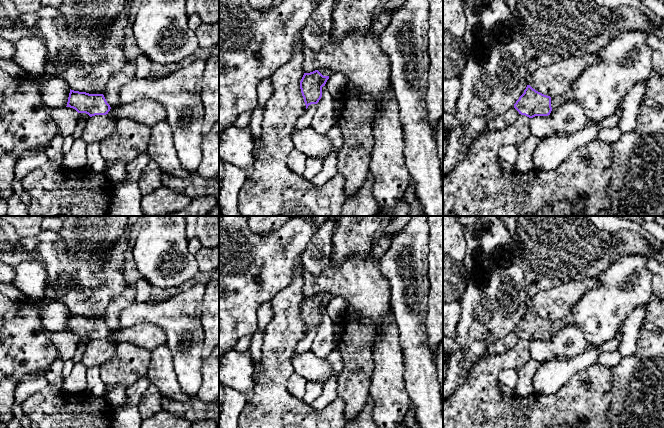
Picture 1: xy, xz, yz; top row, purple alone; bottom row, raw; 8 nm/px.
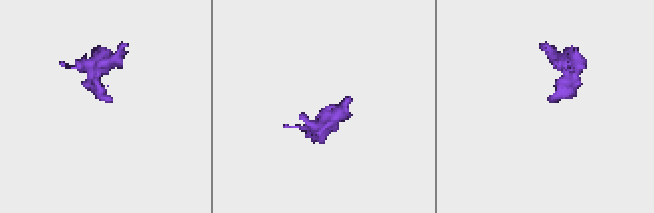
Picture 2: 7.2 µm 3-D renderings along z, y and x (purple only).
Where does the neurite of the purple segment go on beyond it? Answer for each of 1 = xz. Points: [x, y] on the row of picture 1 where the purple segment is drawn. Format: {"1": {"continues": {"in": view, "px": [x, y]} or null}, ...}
{"1": {"continues": null}}

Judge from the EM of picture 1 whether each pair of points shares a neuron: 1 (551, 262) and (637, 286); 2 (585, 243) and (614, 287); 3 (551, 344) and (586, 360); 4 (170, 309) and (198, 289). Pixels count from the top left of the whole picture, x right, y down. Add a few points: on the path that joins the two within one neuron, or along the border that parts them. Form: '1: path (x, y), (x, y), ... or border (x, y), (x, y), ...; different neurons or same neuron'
1: border (616, 260), (594, 278); different neurons
2: border (622, 256), (594, 278); different neurons
3: border (587, 349), (579, 355), (565, 360); different neurons
4: path (177, 309), (191, 296); same neuron

